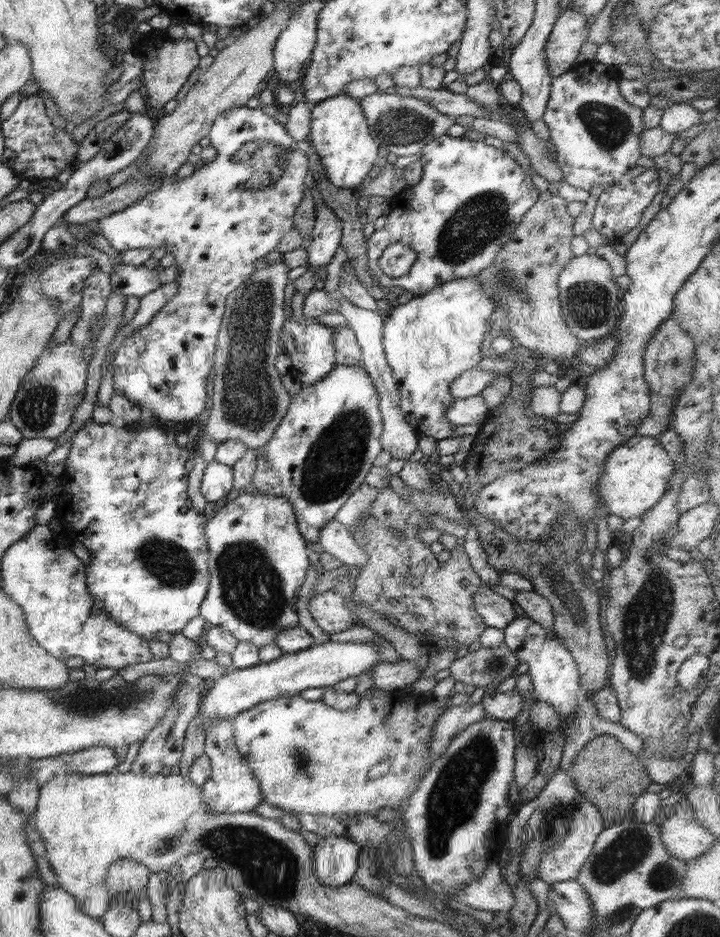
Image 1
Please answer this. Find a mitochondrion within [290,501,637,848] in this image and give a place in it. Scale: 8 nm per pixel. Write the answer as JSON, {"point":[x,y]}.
{"point":[552,554]}

